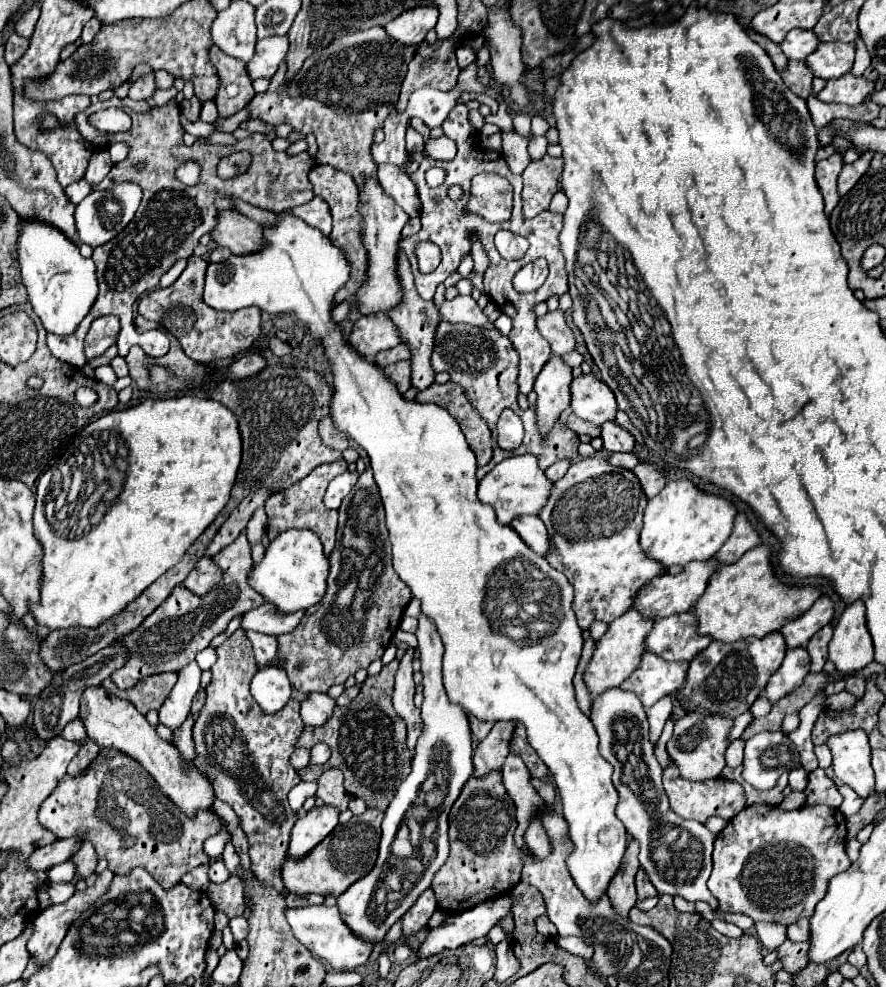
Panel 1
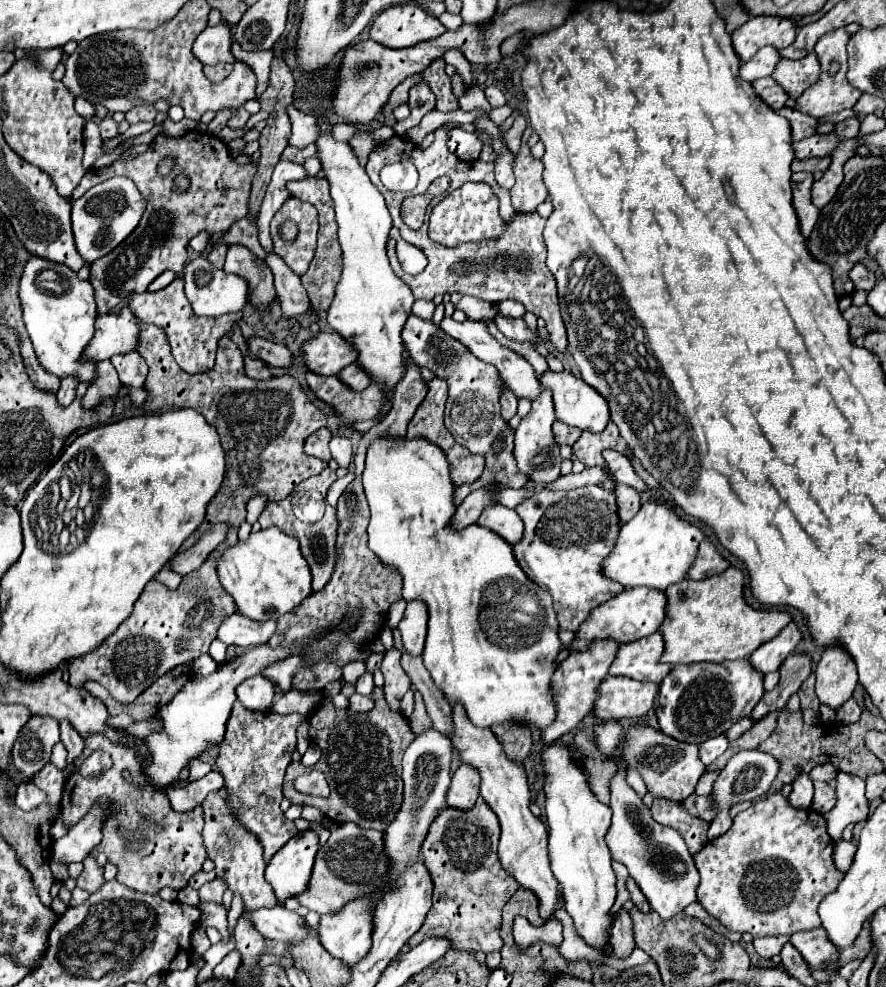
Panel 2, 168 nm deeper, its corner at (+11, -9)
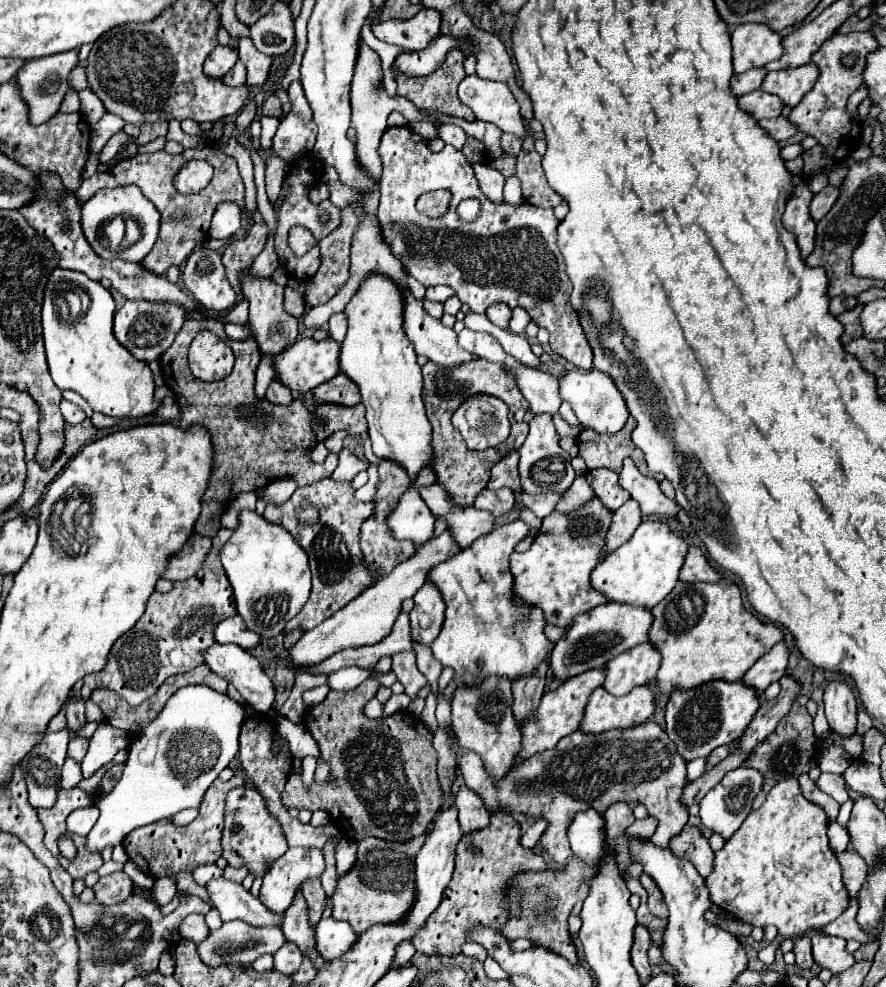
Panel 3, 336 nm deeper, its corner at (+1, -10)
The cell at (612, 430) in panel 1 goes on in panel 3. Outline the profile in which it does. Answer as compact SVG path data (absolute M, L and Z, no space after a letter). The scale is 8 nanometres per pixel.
M630 458L624 460L624 468L620 472L618 482L640 504L640 510L644 516L664 514L664 518L668 518L668 516L676 516L680 510L680 506L676 502L672 502L670 498L666 498L660 492L658 482L654 478L648 478L638 472L638 468L634 466L634 462Z

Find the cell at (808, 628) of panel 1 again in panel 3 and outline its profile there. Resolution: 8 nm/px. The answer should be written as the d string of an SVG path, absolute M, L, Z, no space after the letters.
M782 640L746 672L744 682L754 686L758 692L762 692L770 682L780 680L784 676L788 658L790 658L790 650L788 644Z

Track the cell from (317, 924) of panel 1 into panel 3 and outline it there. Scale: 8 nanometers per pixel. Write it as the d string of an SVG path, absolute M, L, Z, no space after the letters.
M216 878L216 880L210 880L206 890L224 922L246 920L246 924L266 926L266 928L272 928L274 924L278 924L280 928L282 924L284 914L270 912L258 898L254 898L248 890L244 890L242 884Z

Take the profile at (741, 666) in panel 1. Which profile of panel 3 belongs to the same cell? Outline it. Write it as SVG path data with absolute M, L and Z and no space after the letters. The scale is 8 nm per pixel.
M712 680L692 690L674 688L666 704L666 734L670 736L670 740L674 740L682 758L690 762L694 758L708 756L714 748L740 738L754 714L758 712L758 708L758 690L750 688L750 684L744 684L742 680Z

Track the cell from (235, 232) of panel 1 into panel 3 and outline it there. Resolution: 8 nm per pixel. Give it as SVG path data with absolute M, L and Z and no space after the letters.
M252 268L240 272L240 288L250 302L250 328L256 334L256 342L264 354L280 354L286 346L294 344L298 336L298 320L284 310L284 286L276 284L274 278L254 276Z

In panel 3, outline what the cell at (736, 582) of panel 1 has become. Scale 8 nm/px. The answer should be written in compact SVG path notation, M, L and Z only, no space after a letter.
M728 578L720 580L720 588L706 582L678 582L670 596L652 608L652 614L650 642L662 654L658 686L664 694L670 694L674 686L694 688L716 678L742 680L746 670L784 638L776 624L762 622L744 608L738 584Z

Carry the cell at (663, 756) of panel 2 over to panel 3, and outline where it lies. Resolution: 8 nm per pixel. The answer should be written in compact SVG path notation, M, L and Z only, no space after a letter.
M414 642L414 650L418 658L418 670L422 670L422 674L432 684L432 690L438 694L436 718L438 724L448 730L450 748L454 752L454 758L458 762L466 786L482 796L488 810L496 808L546 818L548 828L542 834L542 846L558 864L564 866L572 856L566 838L566 828L578 810L596 808L598 812L604 814L606 808L618 800L642 802L646 804L648 814L656 816L660 822L658 830L652 836L654 844L658 846L668 846L668 840L680 834L680 830L688 822L688 808L680 800L688 784L686 760L678 756L674 742L668 740L666 732L652 720L638 724L634 728L608 730L602 734L586 734L576 730L570 736L562 738L552 750L534 754L532 758L524 760L522 766L518 764L506 778L502 778L502 782L492 784L476 752L462 748L458 744L458 738L454 736L450 702L446 702L442 694L436 690L436 680L442 672L442 666L438 664L438 660L434 660L430 648L426 648L424 644Z

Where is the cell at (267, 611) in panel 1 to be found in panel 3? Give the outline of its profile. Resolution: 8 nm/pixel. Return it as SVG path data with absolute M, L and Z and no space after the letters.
M232 616L232 618L222 620L214 630L214 638L220 644L234 642L244 650L252 650L252 648L260 646L260 640L262 640L262 636L258 636L256 632L250 632L246 628L246 624L240 616Z

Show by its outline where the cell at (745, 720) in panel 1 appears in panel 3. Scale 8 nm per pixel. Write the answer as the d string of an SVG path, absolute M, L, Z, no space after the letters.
M698 758L698 760L688 762L688 780L690 782L700 778L706 772L706 762L708 762L708 758Z

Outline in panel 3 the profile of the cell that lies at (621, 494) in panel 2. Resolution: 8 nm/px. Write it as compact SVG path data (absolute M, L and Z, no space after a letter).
M630 498L626 504L622 504L622 508L618 508L614 512L612 526L610 526L610 532L606 536L608 552L614 552L618 546L628 542L640 522L642 522L642 512L638 508L638 502Z

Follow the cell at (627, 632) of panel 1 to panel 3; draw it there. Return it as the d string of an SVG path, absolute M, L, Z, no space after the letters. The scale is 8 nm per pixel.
M604 666L594 668L590 672L582 672L578 676L572 676L564 684L560 684L556 690L550 690L542 696L536 716L532 720L528 720L528 724L522 724L522 752L520 752L522 758L530 758L538 752L550 750L558 744L560 738L578 730L578 722L582 722L582 712L586 710L586 700L598 686L602 686L604 674L606 674Z

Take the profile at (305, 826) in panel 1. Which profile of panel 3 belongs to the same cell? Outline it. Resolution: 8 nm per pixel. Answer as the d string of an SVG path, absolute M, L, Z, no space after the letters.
M288 848L262 880L260 900L272 912L284 912L306 880L320 878L324 856L320 848Z

